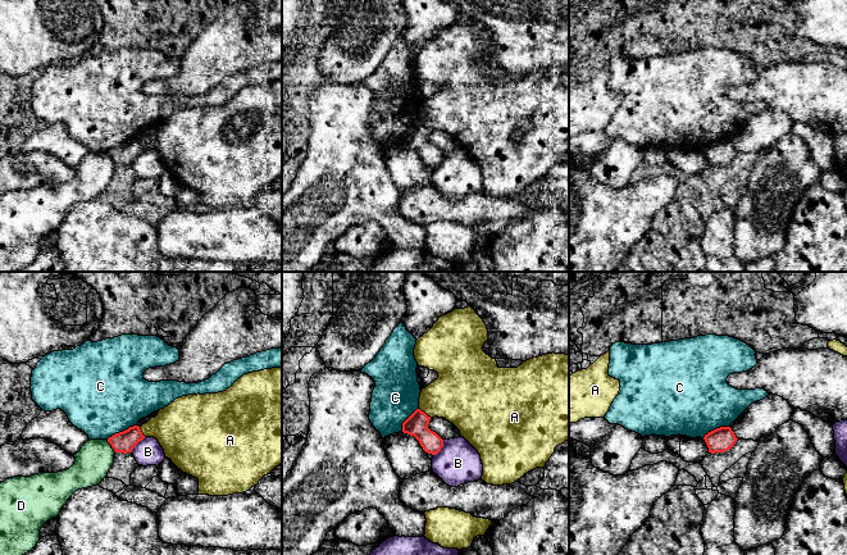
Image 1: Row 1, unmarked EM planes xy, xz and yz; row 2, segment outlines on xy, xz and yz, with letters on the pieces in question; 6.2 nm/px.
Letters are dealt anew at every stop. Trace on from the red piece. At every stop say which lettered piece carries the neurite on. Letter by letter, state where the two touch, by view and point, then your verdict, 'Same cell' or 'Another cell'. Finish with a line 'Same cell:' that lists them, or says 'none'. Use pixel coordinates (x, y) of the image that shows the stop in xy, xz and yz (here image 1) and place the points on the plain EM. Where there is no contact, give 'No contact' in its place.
A: Touches red at xz (424, 126). Another cell
B: Touches red at xz (441, 160). Another cell
C: Touches red at xy (121, 145). Another cell
D: Touches red at xy (112, 159). Another cell
Same cell: none

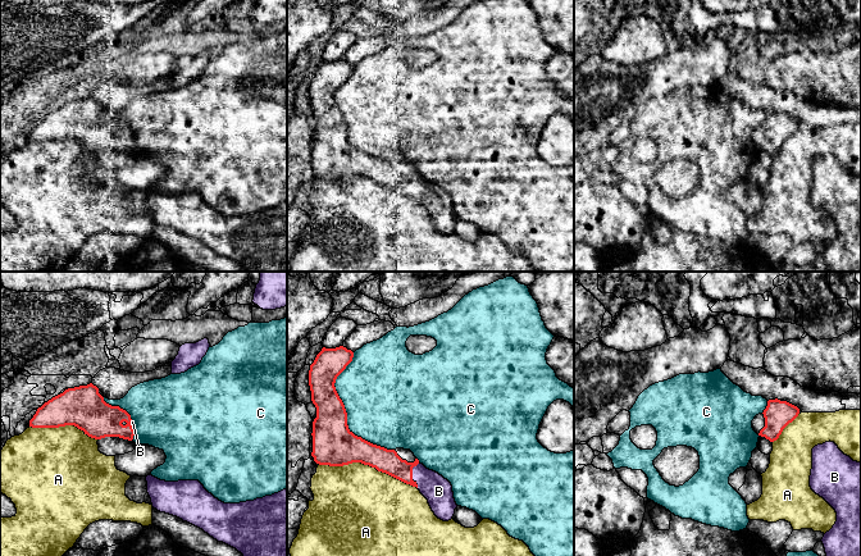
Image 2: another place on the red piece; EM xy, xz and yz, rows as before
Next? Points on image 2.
A: Touches red at xz (368, 177). Another cell
B: Touches red at xz (411, 187). Same cell
C: Touches red at xz (346, 126). Another cell
Same cell: B

